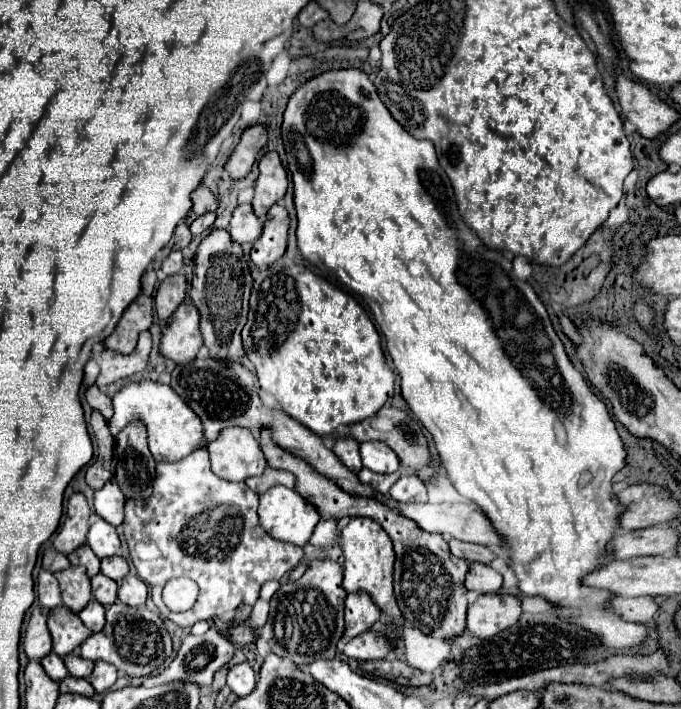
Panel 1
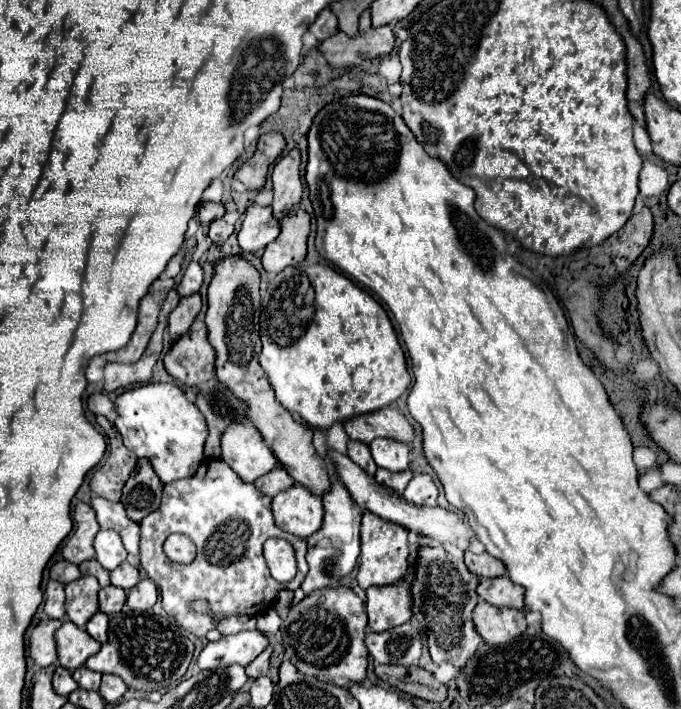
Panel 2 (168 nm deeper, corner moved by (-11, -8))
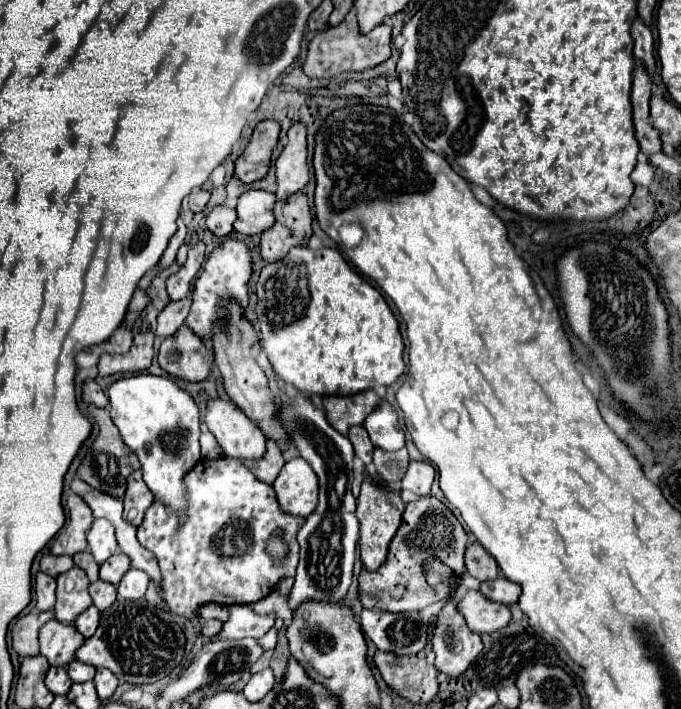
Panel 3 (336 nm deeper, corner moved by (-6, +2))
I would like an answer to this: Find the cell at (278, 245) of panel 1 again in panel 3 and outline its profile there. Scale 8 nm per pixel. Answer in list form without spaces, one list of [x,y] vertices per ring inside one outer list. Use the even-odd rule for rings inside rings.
[[[305,193],[275,203],[275,223],[261,233],[261,257],[269,263],[283,259],[291,247],[305,245],[313,235],[311,211]]]

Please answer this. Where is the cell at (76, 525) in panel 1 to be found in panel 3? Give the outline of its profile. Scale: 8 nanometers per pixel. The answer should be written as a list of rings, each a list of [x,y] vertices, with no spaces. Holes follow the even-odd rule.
[[[75,493],[67,497],[67,509],[69,509],[69,521],[59,531],[59,535],[53,539],[51,555],[75,555],[79,551],[87,549],[87,531],[93,523],[93,513],[89,505]]]

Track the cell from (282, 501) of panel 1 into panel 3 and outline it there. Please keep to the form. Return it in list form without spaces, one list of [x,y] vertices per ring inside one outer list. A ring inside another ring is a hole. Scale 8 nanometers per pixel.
[[[301,457],[285,463],[273,487],[283,511],[301,517],[309,517],[315,511],[319,497],[317,475]]]

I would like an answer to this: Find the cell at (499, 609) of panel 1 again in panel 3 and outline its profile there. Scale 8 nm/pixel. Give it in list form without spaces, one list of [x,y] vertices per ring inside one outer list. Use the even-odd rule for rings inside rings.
[[[467,591],[465,597],[459,601],[457,609],[475,633],[499,631],[511,619],[511,611],[507,605],[489,601],[481,595],[481,591]]]

